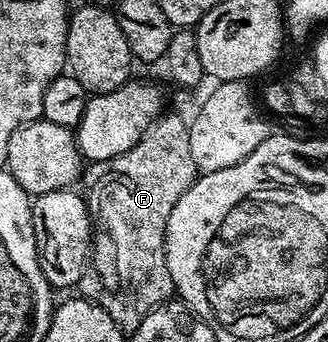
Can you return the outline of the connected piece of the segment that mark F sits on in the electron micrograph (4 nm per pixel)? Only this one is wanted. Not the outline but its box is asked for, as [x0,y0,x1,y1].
[77,113,197,325]

